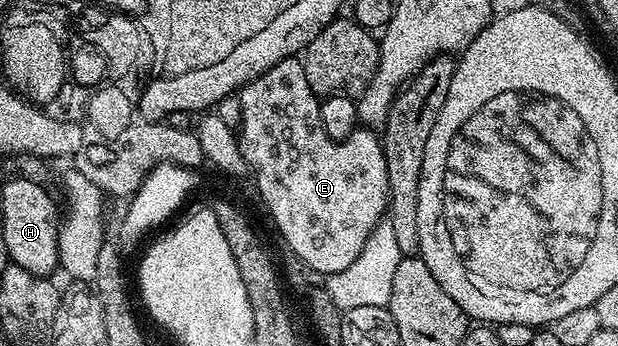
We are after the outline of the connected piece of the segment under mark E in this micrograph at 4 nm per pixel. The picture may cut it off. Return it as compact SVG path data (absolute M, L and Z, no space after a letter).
M299 57L277 61L277 65L273 65L273 69L261 73L261 77L249 81L244 87L239 88L237 93L241 97L241 121L237 128L240 151L247 162L248 172L253 177L255 174L255 183L259 186L259 195L263 198L263 203L267 206L267 211L271 214L271 219L275 222L280 237L287 242L288 249L292 251L290 254L307 265L309 269L319 272L324 277L336 275L345 269L349 269L349 265L353 265L353 261L357 261L357 253L361 253L361 249L365 247L369 233L373 233L375 226L384 222L385 219L388 200L387 166L385 165L385 153L380 136L371 129L356 129L349 132L341 140L333 139L321 121L320 96L313 89L309 89L309 80L305 77L303 60Z

